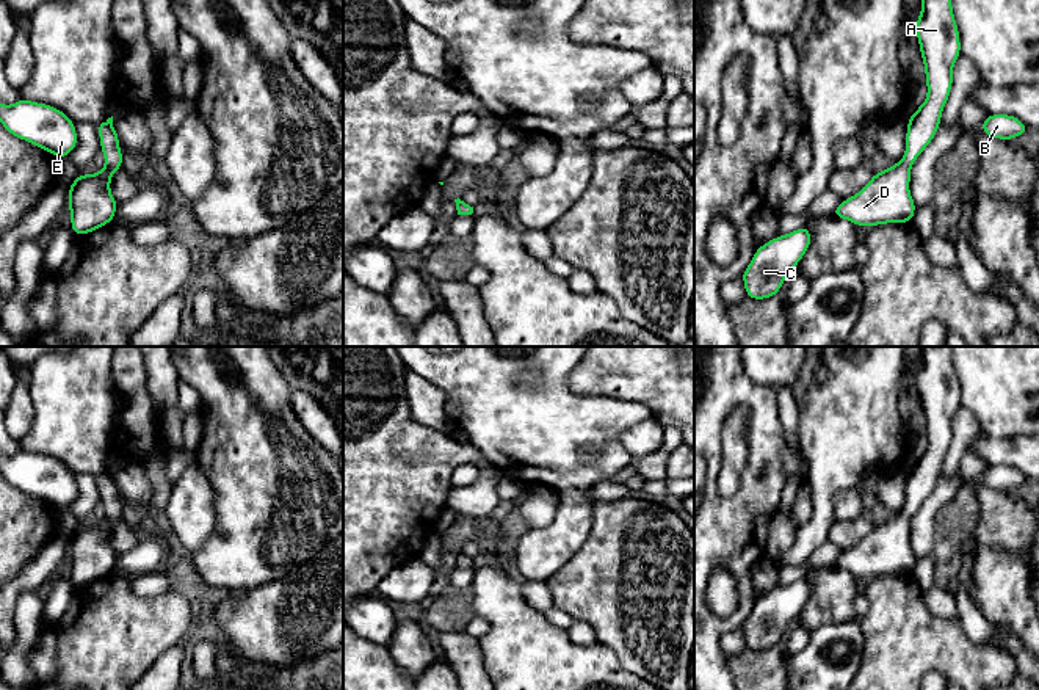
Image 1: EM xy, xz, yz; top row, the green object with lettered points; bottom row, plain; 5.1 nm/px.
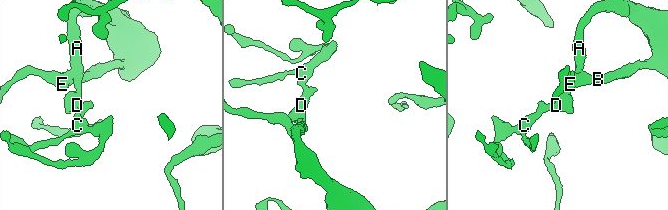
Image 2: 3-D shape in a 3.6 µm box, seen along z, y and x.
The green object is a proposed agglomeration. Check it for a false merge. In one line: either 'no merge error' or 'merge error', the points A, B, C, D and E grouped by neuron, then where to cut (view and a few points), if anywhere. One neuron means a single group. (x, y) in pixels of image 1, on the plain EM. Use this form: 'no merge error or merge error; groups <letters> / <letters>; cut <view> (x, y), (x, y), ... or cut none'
no merge error; groups A B C D E; cut none

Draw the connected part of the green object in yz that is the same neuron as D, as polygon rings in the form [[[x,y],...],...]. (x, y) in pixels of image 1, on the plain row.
[[[921,347],[921,365],[915,373],[925,414],[928,447],[907,470],[906,503],[900,514],[871,532],[831,565],[856,577],[912,574],[915,554],[909,543],[912,514],[932,492],[953,436],[953,416],[961,406],[961,392],[950,347]]]

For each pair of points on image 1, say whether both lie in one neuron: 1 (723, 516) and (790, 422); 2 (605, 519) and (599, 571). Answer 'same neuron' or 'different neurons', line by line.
1: different neurons
2: same neuron

